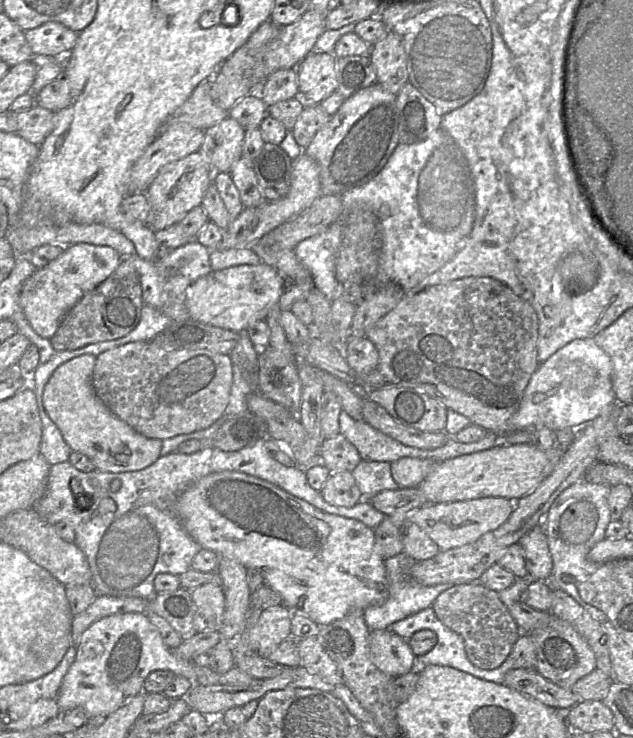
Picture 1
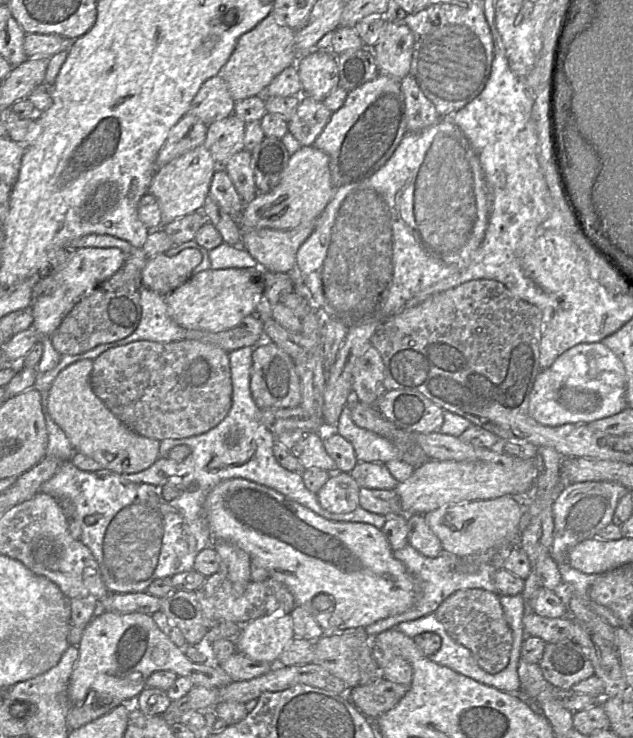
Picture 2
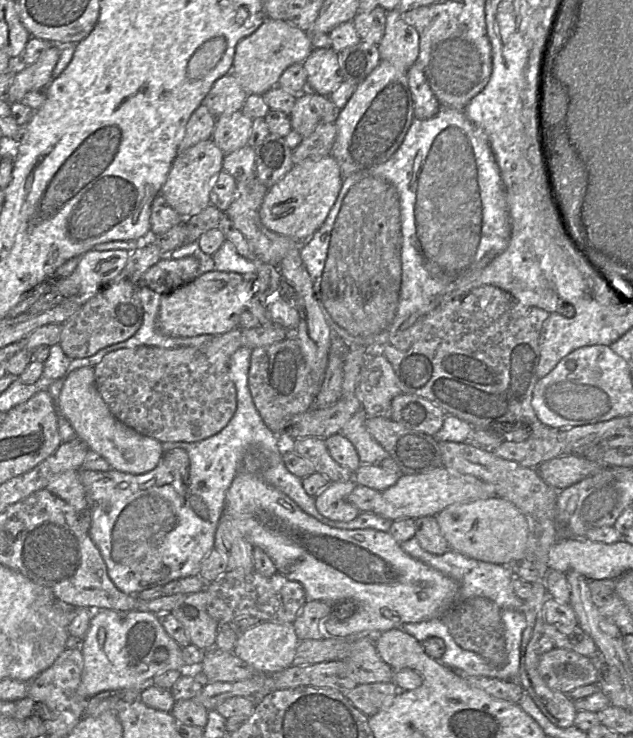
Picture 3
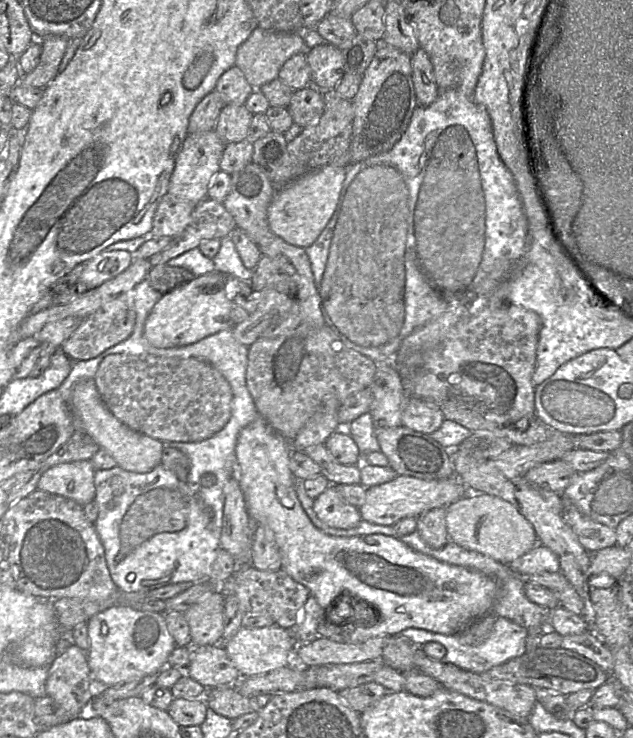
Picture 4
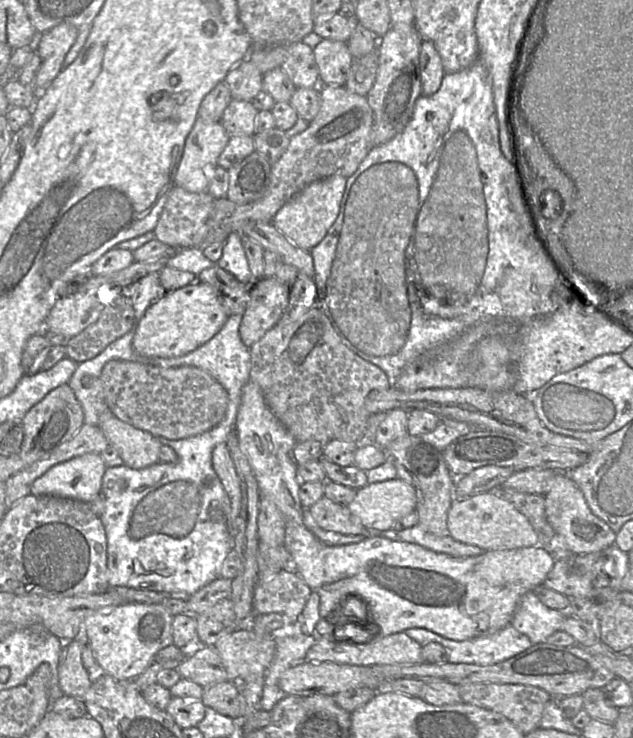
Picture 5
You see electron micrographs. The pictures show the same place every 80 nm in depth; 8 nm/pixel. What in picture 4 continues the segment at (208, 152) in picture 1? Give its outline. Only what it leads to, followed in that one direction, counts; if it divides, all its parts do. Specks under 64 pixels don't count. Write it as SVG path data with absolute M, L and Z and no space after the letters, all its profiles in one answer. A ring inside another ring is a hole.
M225 105L218 117L214 131L225 143L237 143L248 138L253 114L244 105Z

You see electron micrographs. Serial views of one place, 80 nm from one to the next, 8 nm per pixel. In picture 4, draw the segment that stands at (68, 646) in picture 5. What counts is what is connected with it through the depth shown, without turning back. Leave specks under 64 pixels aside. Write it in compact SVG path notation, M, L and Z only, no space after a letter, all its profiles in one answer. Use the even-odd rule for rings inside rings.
M72 644L66 651L58 654L54 661L49 665L48 677L46 681L47 696L52 698L55 702L60 704L70 715L71 720L78 718L81 712L85 712L93 697L98 696L99 688L106 688L99 686L91 675L91 671L87 661L87 652L84 652L76 644Z

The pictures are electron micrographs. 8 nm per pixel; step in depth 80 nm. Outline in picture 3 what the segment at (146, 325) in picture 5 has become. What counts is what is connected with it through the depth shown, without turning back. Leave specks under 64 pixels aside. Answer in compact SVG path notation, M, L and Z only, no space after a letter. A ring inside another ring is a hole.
M210 271L163 295L158 327L173 337L193 337L203 334L221 335L239 327L240 315L246 309L246 297L251 292L254 277L232 272Z

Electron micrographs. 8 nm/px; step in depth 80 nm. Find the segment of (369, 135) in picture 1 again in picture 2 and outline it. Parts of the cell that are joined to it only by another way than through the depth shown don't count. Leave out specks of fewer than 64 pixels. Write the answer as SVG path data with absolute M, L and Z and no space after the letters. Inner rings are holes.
M379 73L375 79L348 93L343 106L332 114L313 146L329 156L331 181L337 189L377 172L393 155L406 133L405 100L400 81Z

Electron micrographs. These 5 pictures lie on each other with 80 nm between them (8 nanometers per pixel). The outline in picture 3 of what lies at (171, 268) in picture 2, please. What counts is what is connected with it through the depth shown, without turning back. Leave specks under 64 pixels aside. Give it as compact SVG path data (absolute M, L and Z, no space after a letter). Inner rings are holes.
M193 256L175 260L163 257L143 274L141 283L163 296L195 279L198 266Z

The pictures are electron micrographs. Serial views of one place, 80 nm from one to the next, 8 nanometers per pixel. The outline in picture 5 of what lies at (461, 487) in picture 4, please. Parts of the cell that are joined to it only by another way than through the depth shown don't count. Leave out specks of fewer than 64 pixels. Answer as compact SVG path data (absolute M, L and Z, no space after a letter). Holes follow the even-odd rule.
M395 478L358 489L347 508L367 530L392 533L394 523L415 511L416 504L414 488Z

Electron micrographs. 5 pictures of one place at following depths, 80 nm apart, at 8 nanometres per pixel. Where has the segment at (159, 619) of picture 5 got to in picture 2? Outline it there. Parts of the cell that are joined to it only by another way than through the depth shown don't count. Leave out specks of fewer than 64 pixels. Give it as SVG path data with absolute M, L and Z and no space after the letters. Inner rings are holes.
M98 611L84 629L77 648L79 657L68 686L72 707L81 706L90 695L112 709L133 703L146 688L149 676L156 671L172 671L188 678L195 687L222 688L232 682L218 664L197 664L189 660L183 649L159 629L152 616L144 613Z

